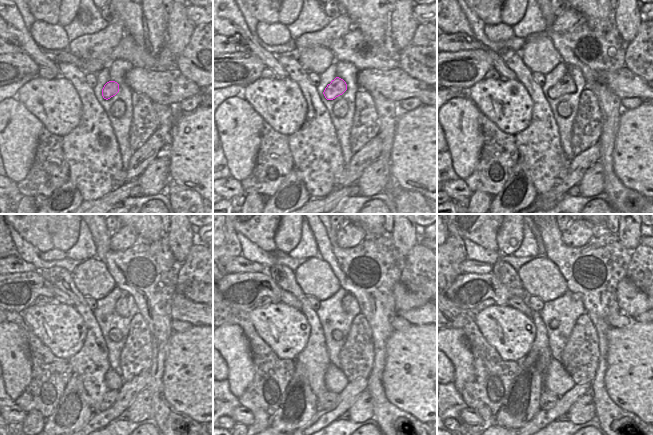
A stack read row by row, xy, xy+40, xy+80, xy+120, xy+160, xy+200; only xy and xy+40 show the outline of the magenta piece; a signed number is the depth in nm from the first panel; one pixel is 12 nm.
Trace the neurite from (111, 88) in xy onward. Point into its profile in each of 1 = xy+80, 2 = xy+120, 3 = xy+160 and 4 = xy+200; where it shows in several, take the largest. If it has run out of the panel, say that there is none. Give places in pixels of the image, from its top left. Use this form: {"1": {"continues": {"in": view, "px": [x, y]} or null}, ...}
{"1": {"continues": {"in": "xy+80", "px": [566, 84]}}, "2": {"continues": {"in": "xy+120", "px": [121, 308]}}, "3": {"continues": {"in": "xy+160", "px": [346, 301]}}, "4": {"continues": {"in": "xy+200", "px": [576, 296]}}}

